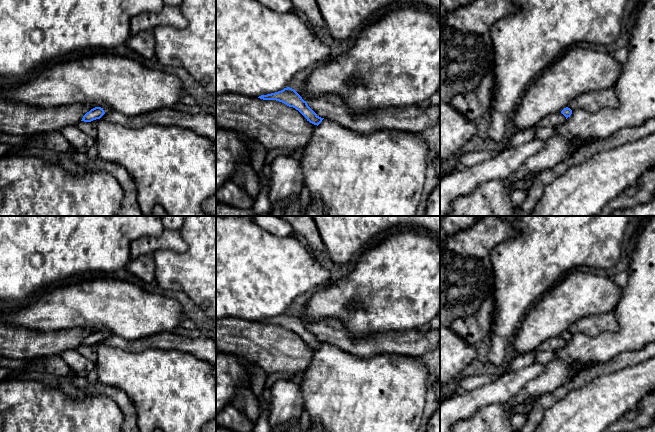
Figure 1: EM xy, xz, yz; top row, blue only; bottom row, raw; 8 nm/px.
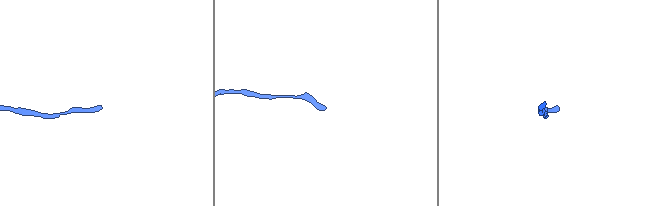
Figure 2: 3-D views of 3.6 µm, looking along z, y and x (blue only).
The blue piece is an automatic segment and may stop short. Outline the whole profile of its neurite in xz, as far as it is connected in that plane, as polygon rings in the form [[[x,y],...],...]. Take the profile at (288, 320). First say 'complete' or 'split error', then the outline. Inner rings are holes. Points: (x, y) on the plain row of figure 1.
complete | [[[287,311],[281,315],[261,319],[258,322],[263,324],[276,324],[298,334],[310,347],[319,349],[324,342],[319,341],[307,328],[306,325],[292,312]]]

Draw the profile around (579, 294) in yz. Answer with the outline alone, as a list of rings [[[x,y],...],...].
[[[574,269],[561,279],[554,287],[552,287],[546,294],[532,304],[520,324],[516,335],[511,341],[512,347],[517,354],[532,352],[550,338],[561,336],[564,332],[568,331],[571,324],[585,316],[599,315],[615,311],[618,302],[621,299],[621,295],[622,290],[612,278],[606,277],[600,273],[591,274]]]

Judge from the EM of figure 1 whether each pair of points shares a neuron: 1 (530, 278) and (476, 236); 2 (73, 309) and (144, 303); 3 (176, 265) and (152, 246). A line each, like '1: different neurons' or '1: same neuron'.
1: different neurons
2: same neuron
3: different neurons

